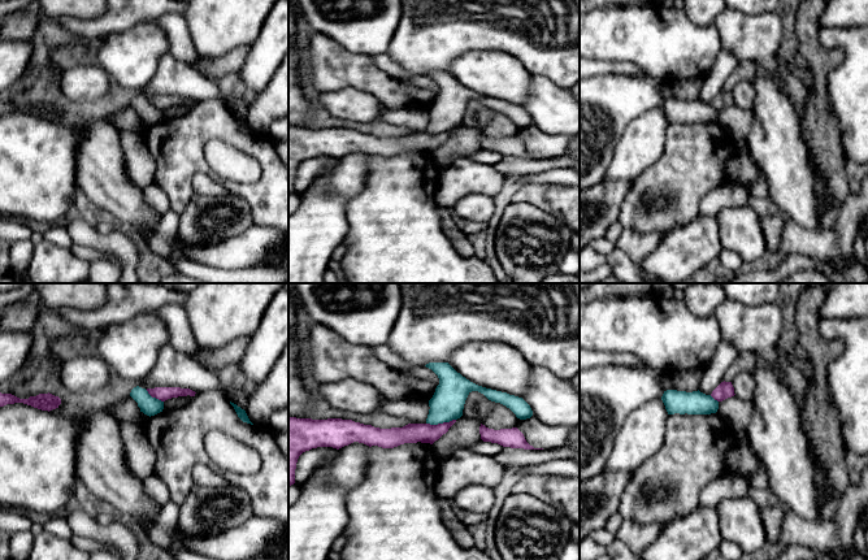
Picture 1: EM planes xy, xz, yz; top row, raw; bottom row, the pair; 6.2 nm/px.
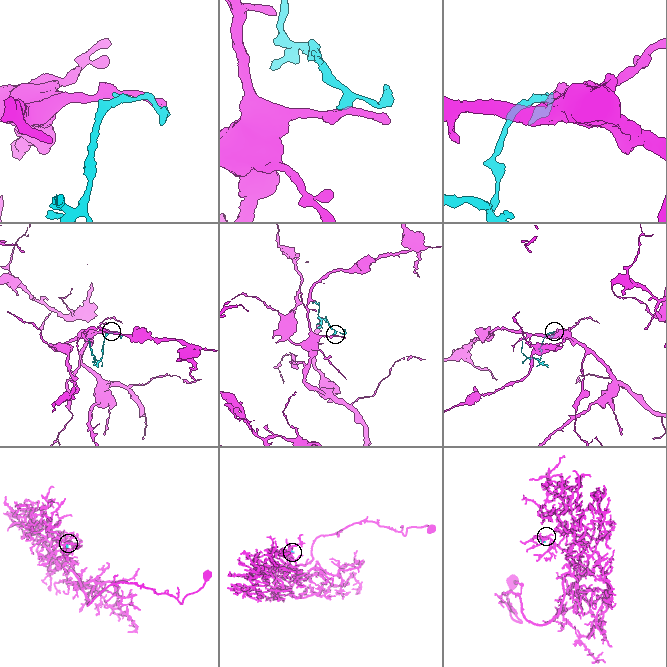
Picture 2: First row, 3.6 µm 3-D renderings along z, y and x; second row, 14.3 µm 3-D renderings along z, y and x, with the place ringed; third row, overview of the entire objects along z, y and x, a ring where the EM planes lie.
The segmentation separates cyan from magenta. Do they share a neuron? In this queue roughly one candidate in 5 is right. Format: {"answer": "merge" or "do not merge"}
{"answer": "do not merge"}

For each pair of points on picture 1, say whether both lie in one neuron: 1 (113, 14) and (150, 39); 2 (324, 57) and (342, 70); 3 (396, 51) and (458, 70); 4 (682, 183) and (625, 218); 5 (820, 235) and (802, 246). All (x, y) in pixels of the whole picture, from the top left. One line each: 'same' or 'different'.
1: different
2: same
3: different
4: same
5: same

